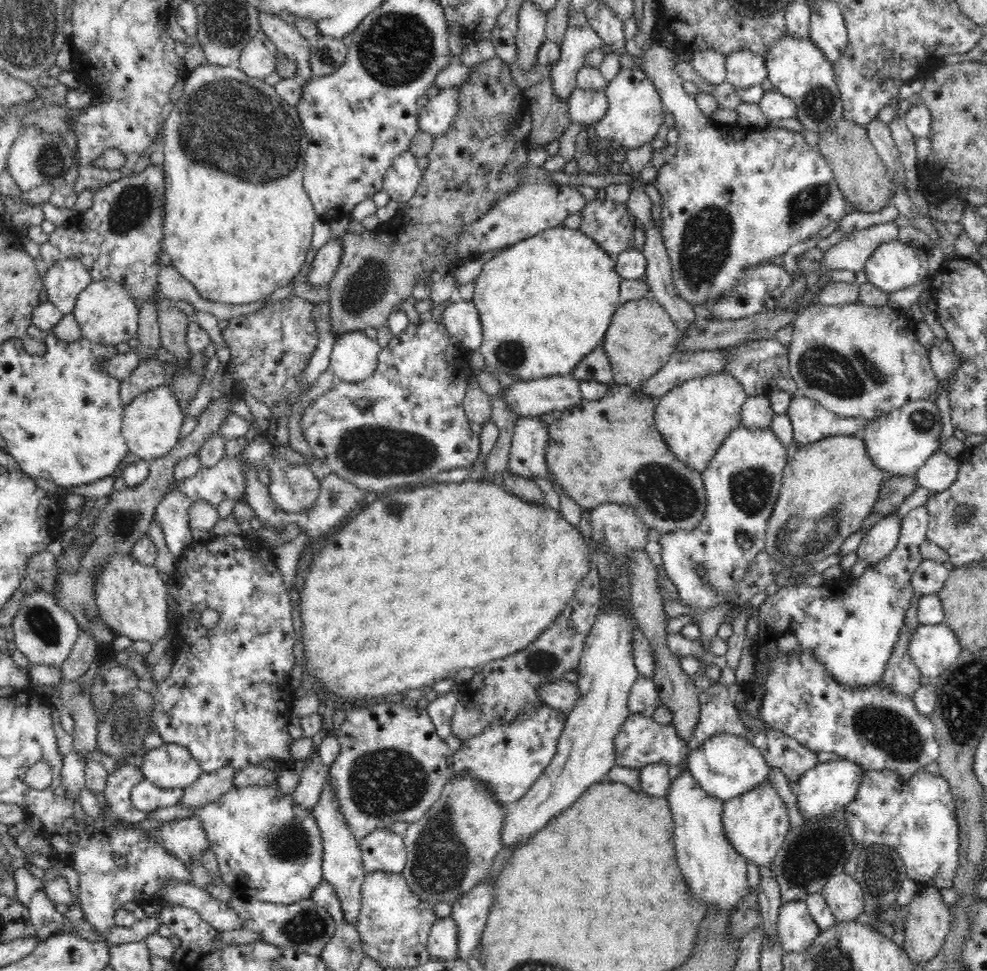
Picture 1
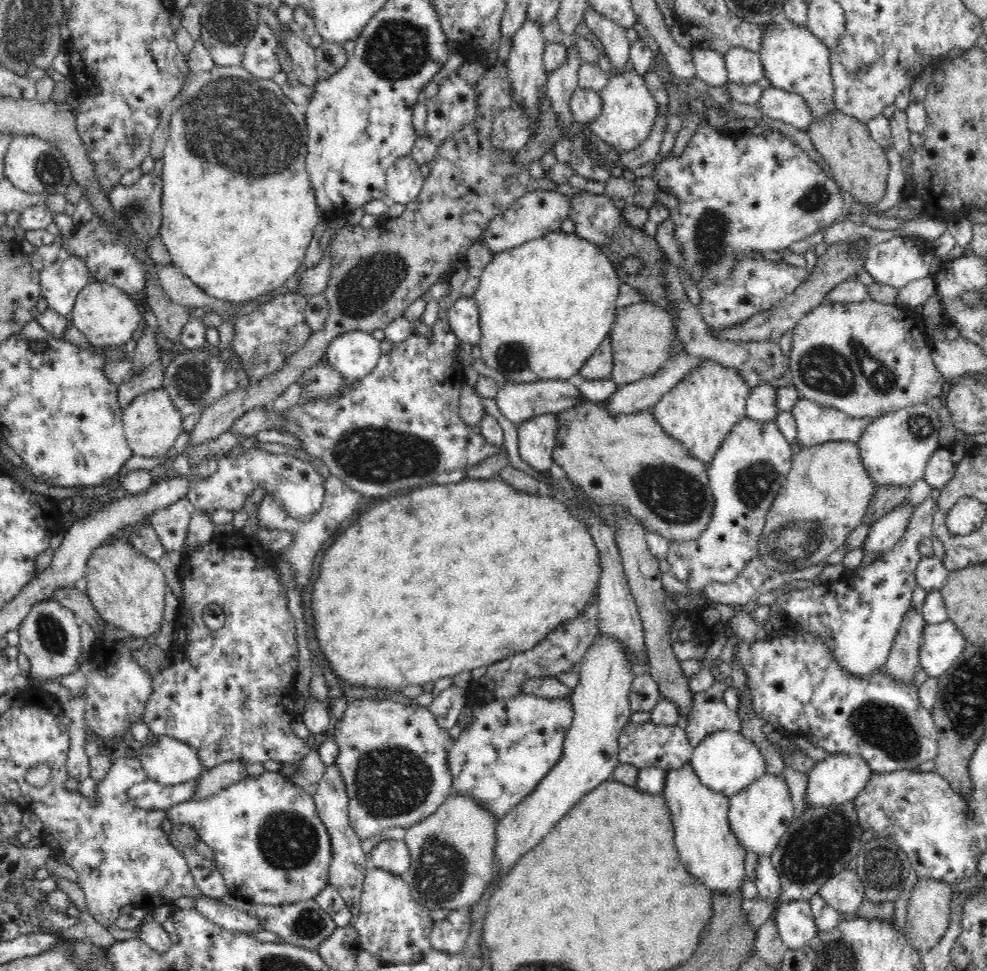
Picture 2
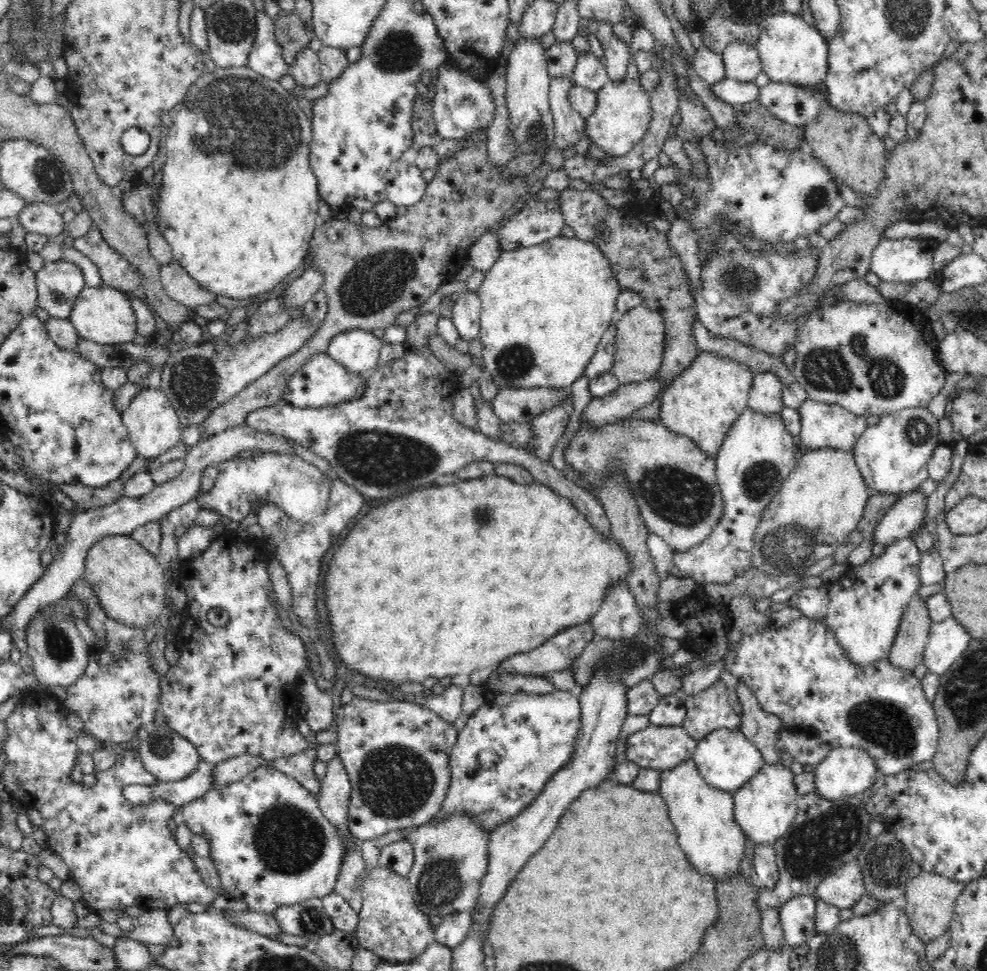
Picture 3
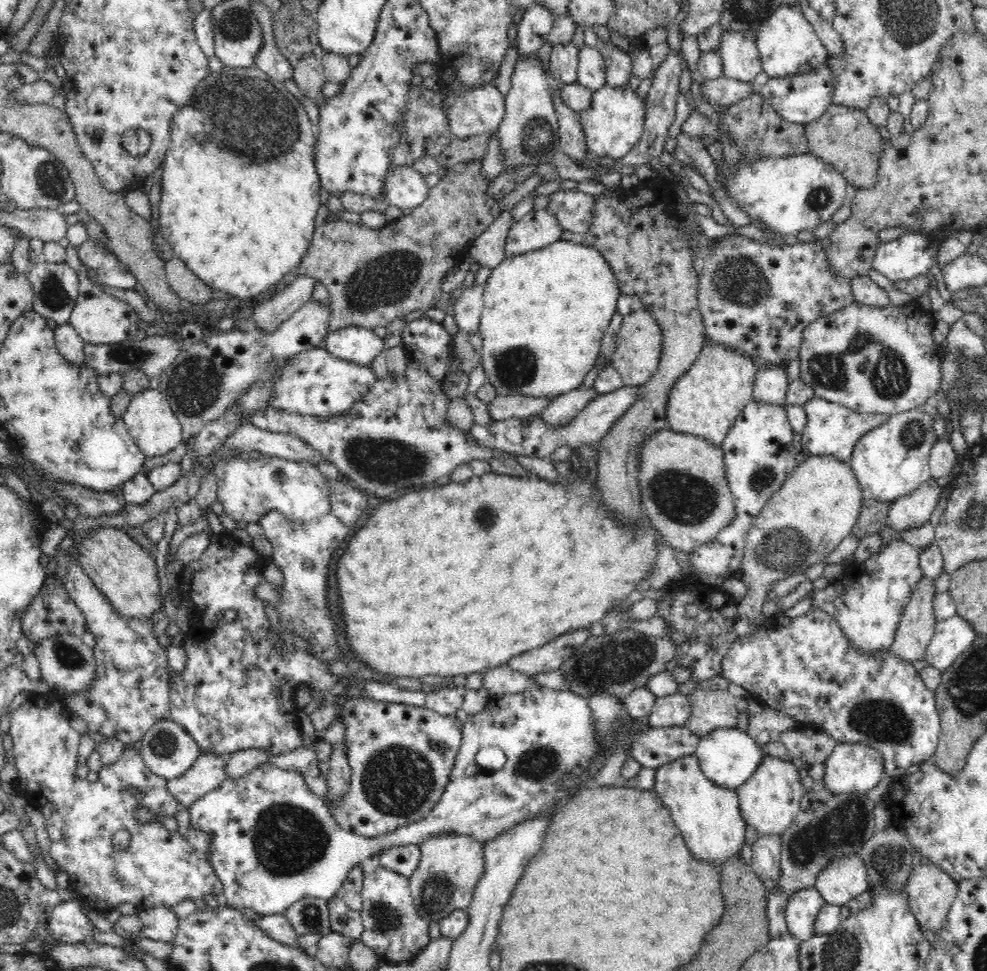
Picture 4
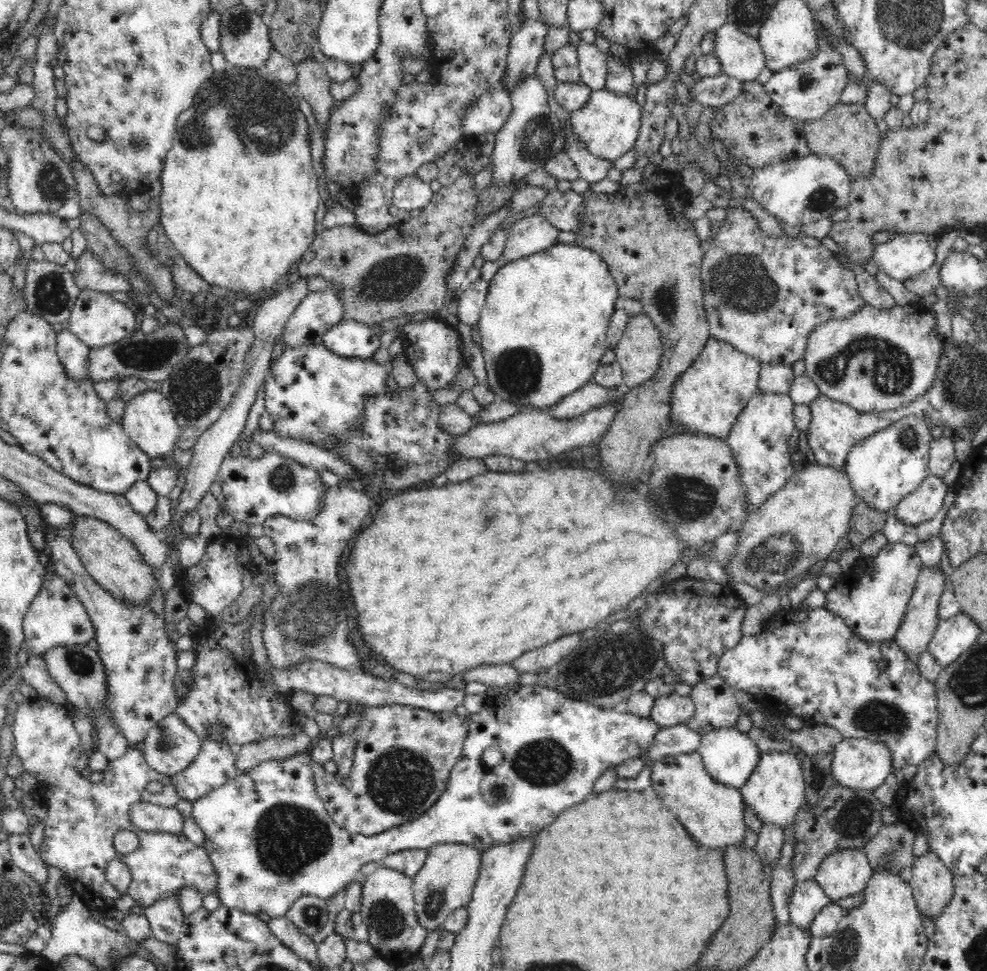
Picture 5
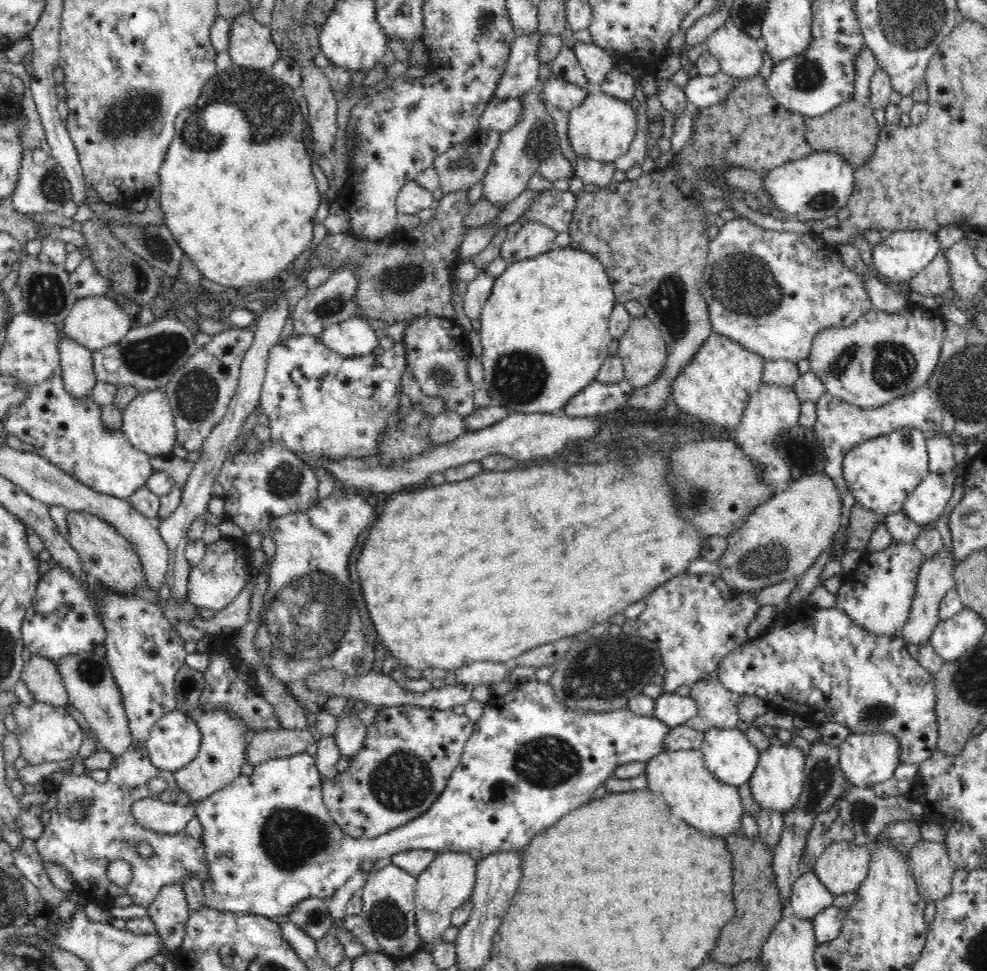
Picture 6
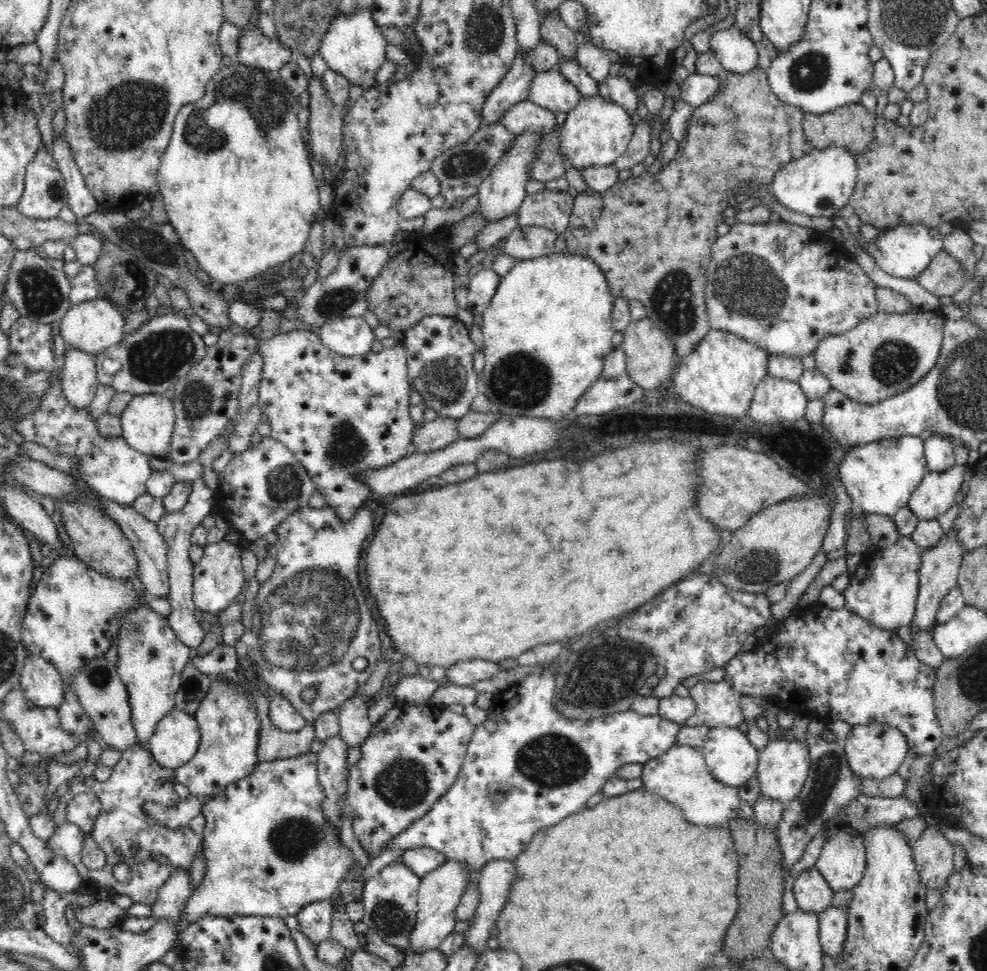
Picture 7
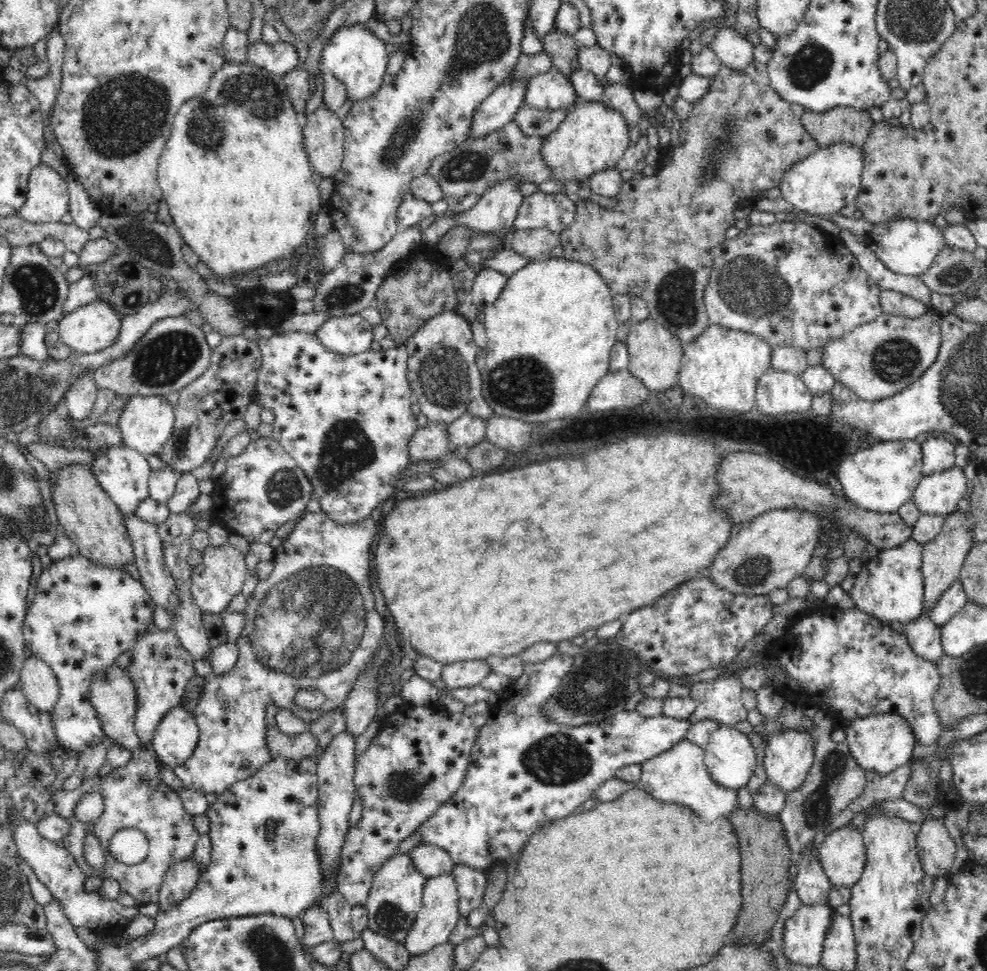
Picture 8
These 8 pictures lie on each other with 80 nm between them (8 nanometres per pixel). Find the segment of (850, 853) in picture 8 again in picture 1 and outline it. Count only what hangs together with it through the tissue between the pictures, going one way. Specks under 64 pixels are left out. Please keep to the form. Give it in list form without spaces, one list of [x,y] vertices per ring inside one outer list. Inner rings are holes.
[[[838,874],[828,879],[821,890],[836,923],[852,922],[865,909],[865,898],[855,877]]]

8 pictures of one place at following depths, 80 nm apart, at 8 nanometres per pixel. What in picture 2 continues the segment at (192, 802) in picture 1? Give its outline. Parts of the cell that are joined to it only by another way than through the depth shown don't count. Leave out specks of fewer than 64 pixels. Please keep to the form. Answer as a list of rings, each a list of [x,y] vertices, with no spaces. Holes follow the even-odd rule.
[[[226,762],[209,770],[203,769],[198,777],[198,784],[191,800],[204,800],[220,790],[228,789],[232,784],[243,780],[247,776],[246,762]]]

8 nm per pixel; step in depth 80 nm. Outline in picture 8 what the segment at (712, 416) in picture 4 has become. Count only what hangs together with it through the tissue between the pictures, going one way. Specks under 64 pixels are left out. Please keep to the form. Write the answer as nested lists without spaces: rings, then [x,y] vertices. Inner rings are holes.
[[[709,324],[708,328],[684,349],[677,385],[686,394],[701,398],[707,406],[716,410],[745,413],[755,407],[757,384],[762,374],[771,368],[771,354],[771,346],[756,334]]]

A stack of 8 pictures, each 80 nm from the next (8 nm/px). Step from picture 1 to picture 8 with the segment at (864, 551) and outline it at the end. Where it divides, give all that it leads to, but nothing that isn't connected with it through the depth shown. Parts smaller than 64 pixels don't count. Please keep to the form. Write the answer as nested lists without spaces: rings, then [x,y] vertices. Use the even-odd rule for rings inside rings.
[[[952,465],[942,472],[924,475],[912,499],[921,514],[948,516],[964,498],[967,484],[964,469]]]

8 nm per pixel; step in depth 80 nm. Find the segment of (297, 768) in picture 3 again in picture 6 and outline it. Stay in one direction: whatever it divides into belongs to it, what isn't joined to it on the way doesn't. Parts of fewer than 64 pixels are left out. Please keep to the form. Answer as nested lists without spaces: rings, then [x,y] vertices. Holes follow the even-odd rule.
[[[412,704],[384,706],[375,721],[367,726],[364,744],[347,769],[336,780],[322,780],[322,799],[331,817],[350,836],[376,838],[424,814],[448,785],[452,771],[460,764],[464,745],[474,723],[464,715],[448,710],[434,710]]]

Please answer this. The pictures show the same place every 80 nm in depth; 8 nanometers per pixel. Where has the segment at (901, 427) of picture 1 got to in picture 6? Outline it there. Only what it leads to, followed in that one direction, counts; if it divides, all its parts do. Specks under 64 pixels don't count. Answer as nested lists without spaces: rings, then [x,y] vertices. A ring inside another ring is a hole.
[[[904,427],[861,442],[845,454],[842,472],[859,507],[874,511],[879,519],[895,514],[902,510],[908,495],[930,472],[924,431]]]

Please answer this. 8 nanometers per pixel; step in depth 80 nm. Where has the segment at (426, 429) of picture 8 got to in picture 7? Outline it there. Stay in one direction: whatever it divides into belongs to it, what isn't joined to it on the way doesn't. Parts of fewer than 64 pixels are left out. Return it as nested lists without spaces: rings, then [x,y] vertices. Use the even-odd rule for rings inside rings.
[[[438,416],[436,420],[424,422],[413,436],[412,450],[432,452],[440,450],[459,436],[456,430],[456,419]]]

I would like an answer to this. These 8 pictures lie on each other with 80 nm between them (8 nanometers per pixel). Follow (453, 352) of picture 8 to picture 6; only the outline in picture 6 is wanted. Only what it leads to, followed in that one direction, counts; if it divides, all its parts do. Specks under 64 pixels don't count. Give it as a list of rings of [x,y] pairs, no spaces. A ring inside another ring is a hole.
[[[425,316],[414,319],[403,337],[407,370],[412,372],[421,391],[426,396],[444,399],[445,409],[456,411],[463,417],[476,410],[474,383],[467,371],[472,355],[467,335],[455,320]]]

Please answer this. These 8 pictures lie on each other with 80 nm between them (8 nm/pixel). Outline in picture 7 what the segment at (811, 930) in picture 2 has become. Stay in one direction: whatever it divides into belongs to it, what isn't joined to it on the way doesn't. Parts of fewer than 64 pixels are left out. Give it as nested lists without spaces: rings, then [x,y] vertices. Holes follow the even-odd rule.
[[[812,866],[796,877],[793,894],[802,912],[822,912],[832,905],[834,891],[821,872]]]

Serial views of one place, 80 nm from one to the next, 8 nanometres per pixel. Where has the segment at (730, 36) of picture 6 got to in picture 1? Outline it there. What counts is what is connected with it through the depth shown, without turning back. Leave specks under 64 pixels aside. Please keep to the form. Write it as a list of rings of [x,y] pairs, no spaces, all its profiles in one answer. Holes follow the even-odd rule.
[[[738,50],[728,55],[726,69],[725,81],[736,91],[761,85],[769,76],[765,58],[750,50]]]

